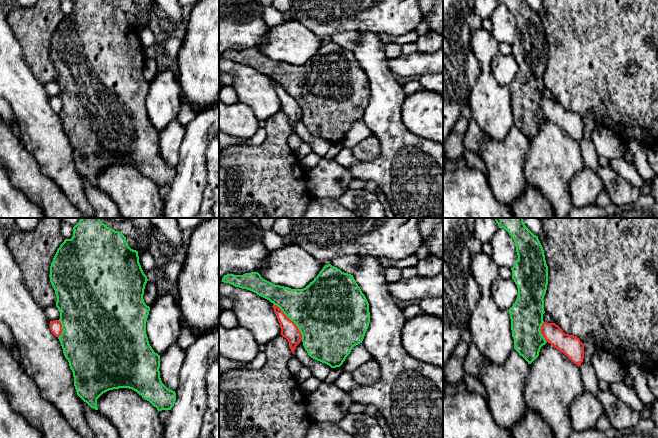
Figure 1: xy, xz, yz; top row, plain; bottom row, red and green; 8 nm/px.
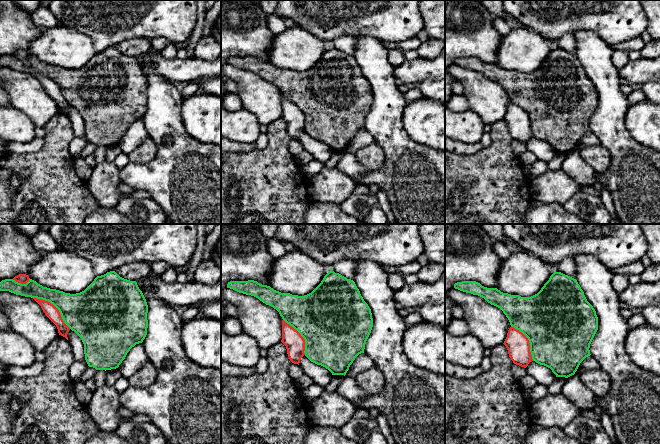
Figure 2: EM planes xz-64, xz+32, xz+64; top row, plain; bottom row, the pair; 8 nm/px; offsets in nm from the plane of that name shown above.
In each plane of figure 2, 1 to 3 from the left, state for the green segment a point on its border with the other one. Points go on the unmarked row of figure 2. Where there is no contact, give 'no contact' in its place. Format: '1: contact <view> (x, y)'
1: contact xz-64 (55, 83)
2: contact xz+32 (301, 112)
3: contact xz+64 (528, 117)

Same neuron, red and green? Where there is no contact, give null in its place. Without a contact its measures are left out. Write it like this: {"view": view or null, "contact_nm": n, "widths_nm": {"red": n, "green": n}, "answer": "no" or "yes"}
{"view": "xz", "contact_nm": 380, "widths_nm": {"red": 140, "green": 460}, "answer": "no"}

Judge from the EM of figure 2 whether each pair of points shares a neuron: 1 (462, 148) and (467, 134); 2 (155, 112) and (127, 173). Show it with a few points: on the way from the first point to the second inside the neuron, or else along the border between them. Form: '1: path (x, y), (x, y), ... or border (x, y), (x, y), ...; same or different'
1: border (455, 140), (479, 143); different
2: path (172, 133), (174, 135), (175, 147), (148, 173); same

